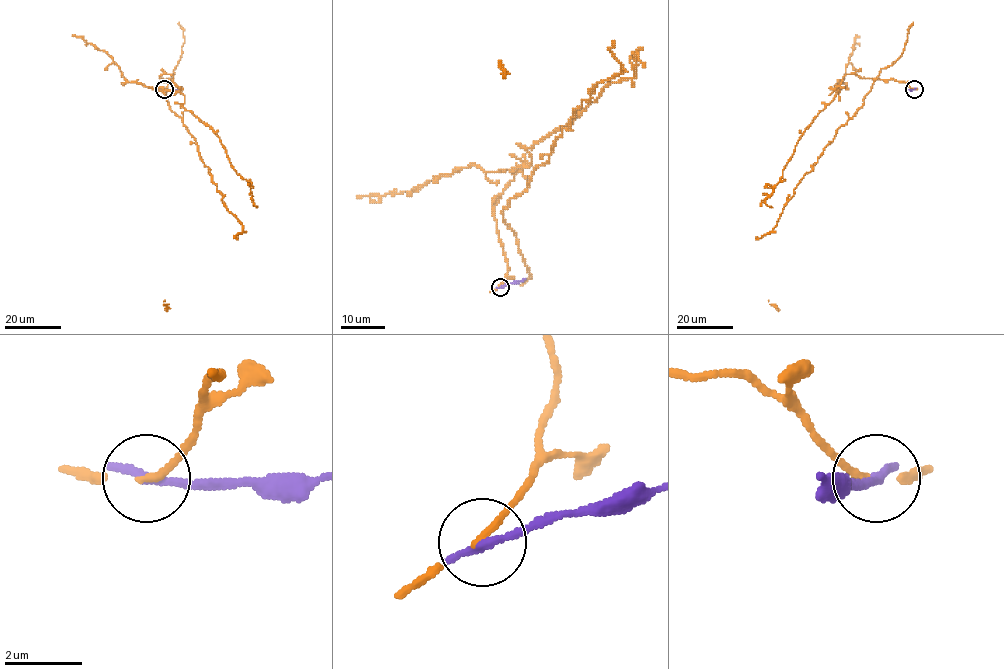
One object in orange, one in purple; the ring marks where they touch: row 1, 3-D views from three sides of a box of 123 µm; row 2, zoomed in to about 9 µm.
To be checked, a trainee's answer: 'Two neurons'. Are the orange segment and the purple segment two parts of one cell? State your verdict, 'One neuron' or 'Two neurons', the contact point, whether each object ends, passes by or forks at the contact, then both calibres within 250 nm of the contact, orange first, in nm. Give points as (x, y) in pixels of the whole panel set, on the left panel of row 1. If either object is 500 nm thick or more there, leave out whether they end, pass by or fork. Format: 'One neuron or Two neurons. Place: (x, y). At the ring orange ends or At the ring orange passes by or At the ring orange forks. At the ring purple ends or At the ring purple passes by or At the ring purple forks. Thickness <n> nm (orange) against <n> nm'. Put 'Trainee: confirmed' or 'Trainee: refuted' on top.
Trainee: confirmed
Two neurons. Place: (164, 89). At the ring orange passes by. At the ring purple ends. Thickness 120 nm (orange) against 280 nm

